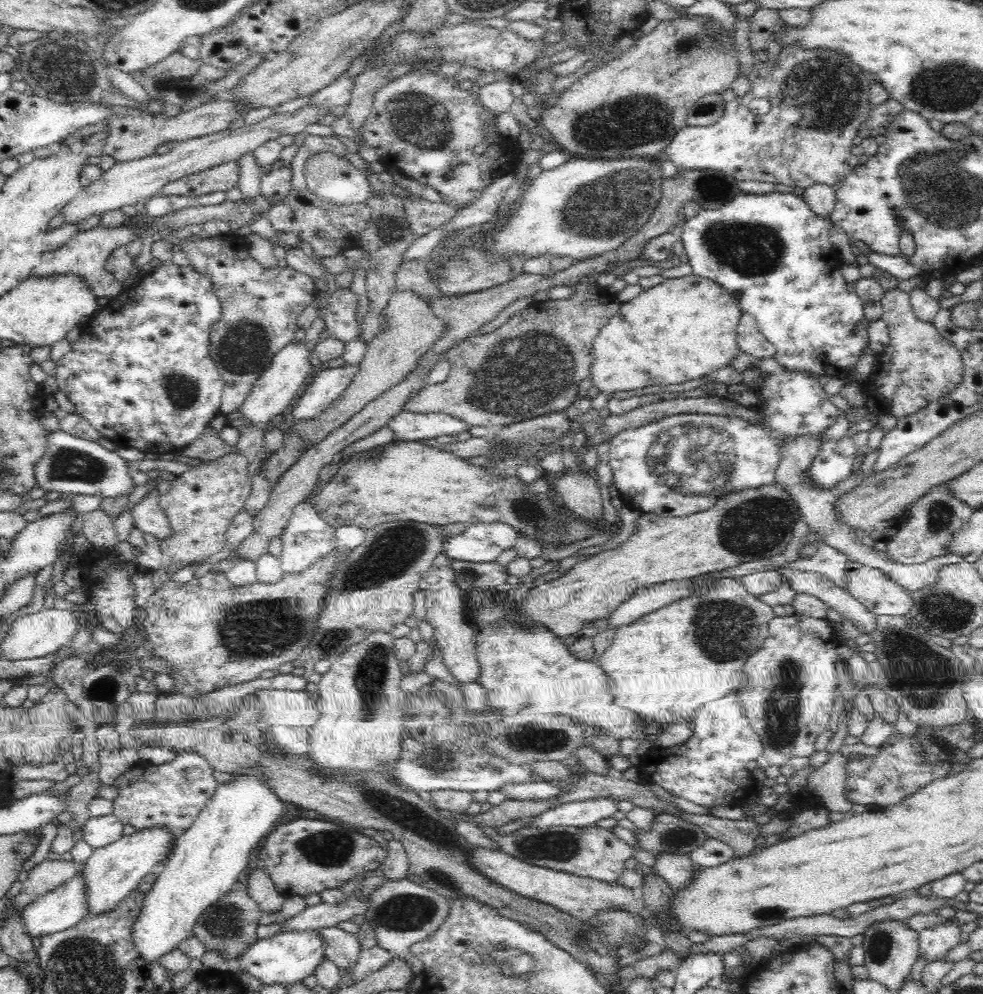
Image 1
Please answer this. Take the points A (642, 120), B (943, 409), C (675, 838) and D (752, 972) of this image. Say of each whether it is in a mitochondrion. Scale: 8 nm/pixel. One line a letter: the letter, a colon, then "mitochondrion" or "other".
A: mitochondrion
B: other
C: mitochondrion
D: other

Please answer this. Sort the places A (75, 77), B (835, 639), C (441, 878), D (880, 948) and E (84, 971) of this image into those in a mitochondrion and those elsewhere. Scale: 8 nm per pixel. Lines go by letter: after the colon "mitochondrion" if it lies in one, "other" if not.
A: mitochondrion
B: other
C: mitochondrion
D: mitochondrion
E: mitochondrion

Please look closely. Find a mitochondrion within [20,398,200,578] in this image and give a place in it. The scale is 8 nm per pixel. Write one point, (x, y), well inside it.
(68, 464)

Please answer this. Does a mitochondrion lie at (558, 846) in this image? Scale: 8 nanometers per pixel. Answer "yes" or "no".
yes

